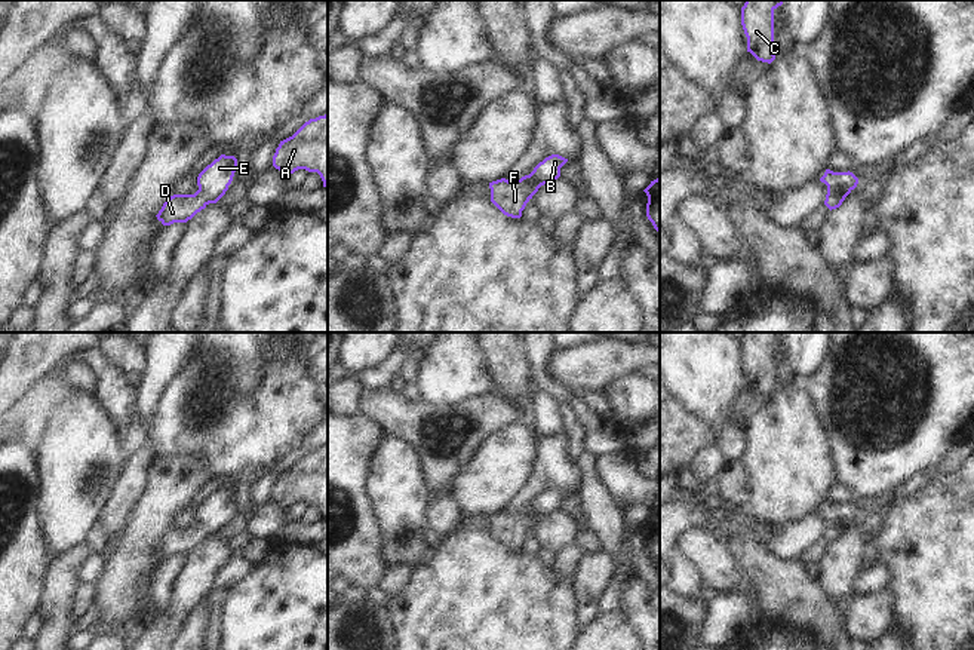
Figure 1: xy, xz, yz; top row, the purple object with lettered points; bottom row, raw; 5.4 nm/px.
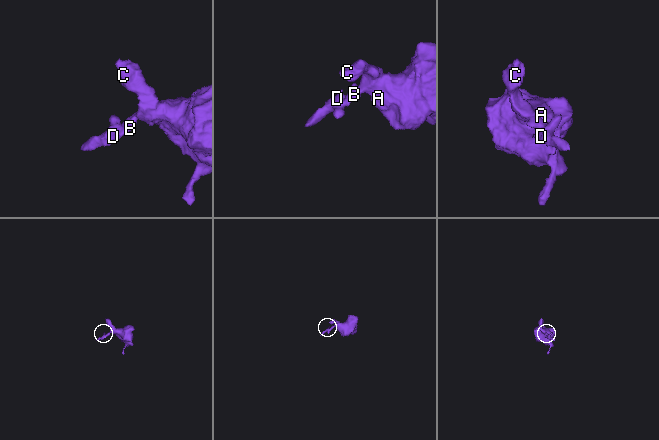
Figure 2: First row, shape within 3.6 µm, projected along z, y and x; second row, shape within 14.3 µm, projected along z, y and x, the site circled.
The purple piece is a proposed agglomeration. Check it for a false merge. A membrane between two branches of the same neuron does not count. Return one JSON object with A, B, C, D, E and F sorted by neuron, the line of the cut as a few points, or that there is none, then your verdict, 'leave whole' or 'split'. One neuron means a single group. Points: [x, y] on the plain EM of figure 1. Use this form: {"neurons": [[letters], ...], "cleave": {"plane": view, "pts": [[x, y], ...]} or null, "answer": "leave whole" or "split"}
{"neurons": [["A", "B", "C", "D", "E", "F"]], "cleave": null, "answer": "leave whole"}

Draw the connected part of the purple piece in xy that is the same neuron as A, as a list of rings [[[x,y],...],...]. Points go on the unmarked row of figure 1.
[[[328,447],[310,451],[292,469],[280,473],[273,499],[286,509],[298,502],[317,505],[328,519]]]

